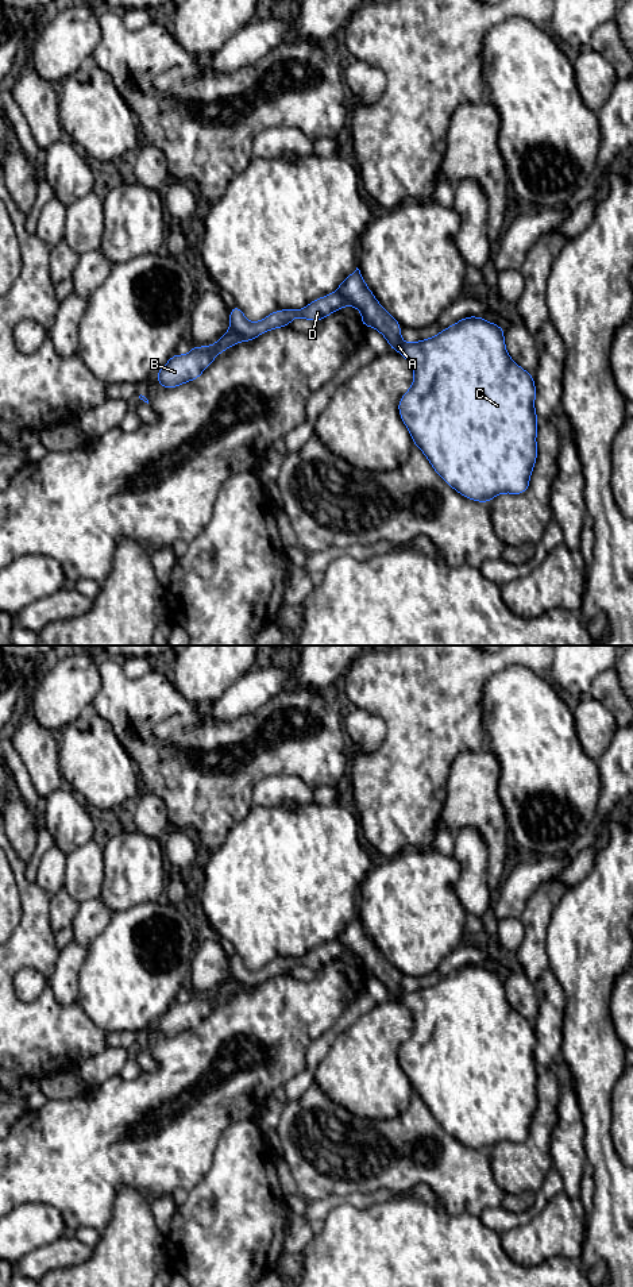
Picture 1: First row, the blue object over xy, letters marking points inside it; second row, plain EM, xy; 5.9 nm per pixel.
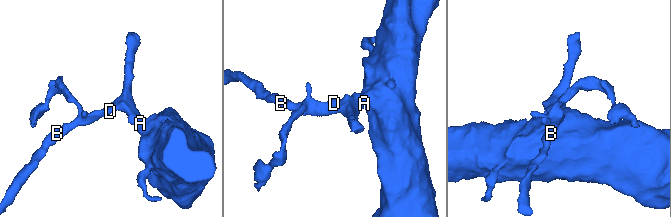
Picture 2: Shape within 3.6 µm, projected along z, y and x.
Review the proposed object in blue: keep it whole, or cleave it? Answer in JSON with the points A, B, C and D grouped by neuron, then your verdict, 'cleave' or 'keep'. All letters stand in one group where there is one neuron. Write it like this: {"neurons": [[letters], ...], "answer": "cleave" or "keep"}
{"neurons": [["A", "B", "C"], ["D"]], "answer": "cleave"}

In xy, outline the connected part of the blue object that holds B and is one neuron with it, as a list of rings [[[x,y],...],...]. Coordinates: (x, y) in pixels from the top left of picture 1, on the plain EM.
[[[229,976],[215,993],[192,995],[186,1003],[174,1002],[169,1010],[157,1021],[159,1033],[165,1037],[177,1036],[181,1032],[197,1028],[209,1016],[216,1003],[224,1001],[238,990],[251,990],[256,984],[243,984]]]

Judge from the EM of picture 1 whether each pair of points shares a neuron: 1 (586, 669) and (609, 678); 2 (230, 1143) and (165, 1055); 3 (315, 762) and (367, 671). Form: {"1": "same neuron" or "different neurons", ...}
{"1": "different neurons", "2": "different neurons", "3": "different neurons"}

